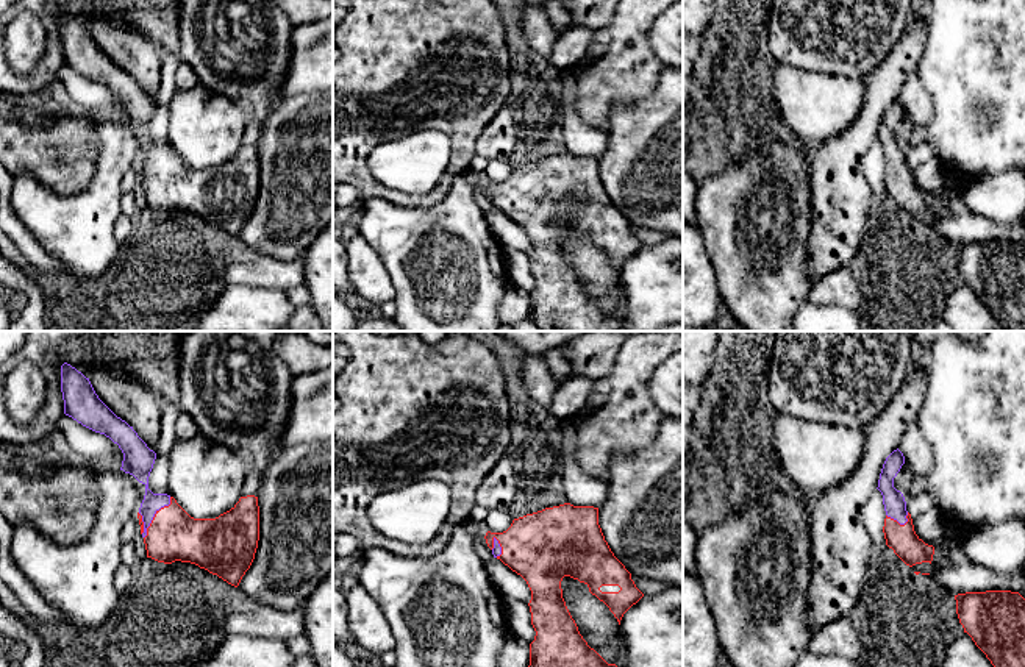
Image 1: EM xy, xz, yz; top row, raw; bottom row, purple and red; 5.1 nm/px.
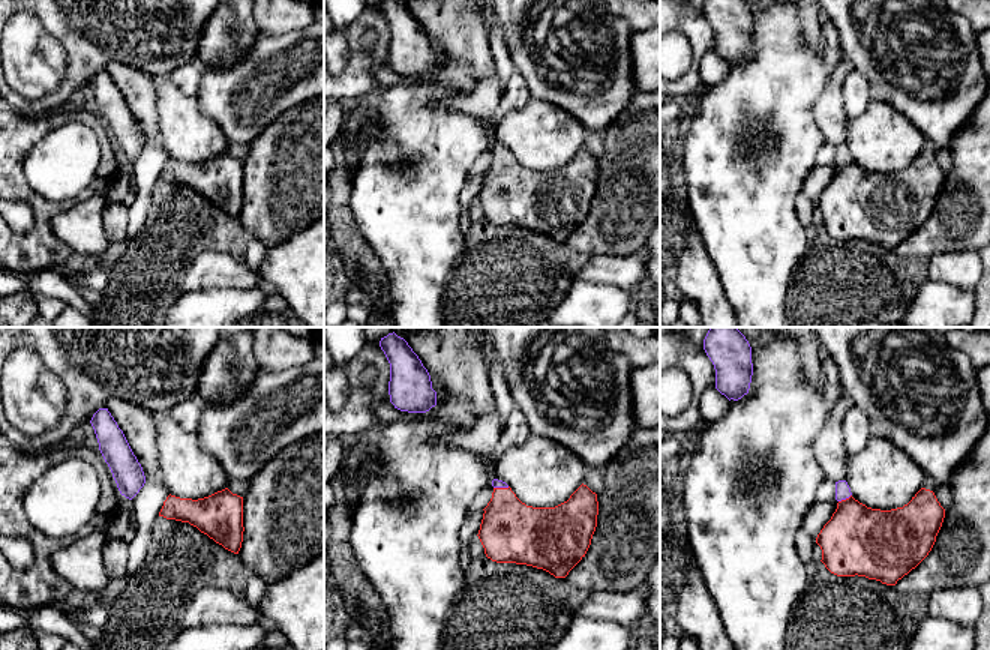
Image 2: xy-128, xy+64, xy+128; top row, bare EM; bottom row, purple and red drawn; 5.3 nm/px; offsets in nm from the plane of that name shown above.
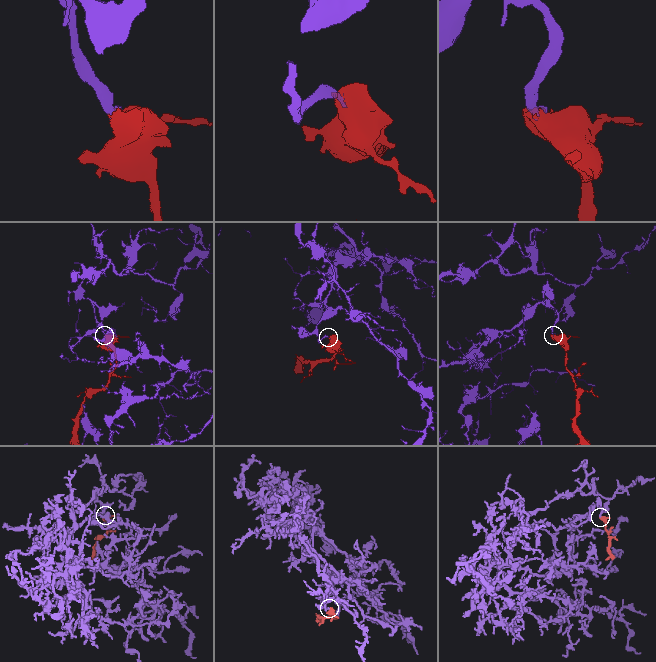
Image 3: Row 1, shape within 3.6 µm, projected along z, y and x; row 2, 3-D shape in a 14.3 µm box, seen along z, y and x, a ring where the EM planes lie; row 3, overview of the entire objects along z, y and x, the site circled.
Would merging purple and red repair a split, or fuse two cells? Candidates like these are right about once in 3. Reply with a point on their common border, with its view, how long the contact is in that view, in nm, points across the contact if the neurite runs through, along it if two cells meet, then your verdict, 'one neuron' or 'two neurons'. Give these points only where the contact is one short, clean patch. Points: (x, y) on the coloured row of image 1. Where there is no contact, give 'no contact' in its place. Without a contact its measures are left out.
contact xy (153, 516); length 260 nm; way xy (141, 469), (153, 505), (153, 516), (174, 535); one neuron

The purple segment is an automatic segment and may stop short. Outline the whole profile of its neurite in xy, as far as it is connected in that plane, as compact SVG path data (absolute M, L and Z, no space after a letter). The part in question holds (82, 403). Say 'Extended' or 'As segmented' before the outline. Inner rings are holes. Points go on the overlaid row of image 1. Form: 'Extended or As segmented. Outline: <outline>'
Extended. Outline: M67 362L61 366L61 392L64 414L117 444L123 453L120 470L145 486L138 519L147 558L191 562L238 587L258 548L258 497L241 497L216 519L191 517L173 497L148 489L156 453L98 398L89 378Z

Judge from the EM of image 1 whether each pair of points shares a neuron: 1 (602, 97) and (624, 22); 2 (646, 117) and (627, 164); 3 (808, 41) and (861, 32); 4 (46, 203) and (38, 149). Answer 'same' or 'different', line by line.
1: same
2: same
3: same
4: different

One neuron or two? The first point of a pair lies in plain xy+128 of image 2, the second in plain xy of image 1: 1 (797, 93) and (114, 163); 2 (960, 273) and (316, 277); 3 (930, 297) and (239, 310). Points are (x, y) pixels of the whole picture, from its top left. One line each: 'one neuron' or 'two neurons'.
1: one neuron
2: two neurons
3: one neuron

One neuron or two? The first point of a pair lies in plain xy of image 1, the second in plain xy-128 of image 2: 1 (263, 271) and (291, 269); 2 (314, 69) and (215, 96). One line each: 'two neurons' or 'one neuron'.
1: two neurons
2: one neuron

